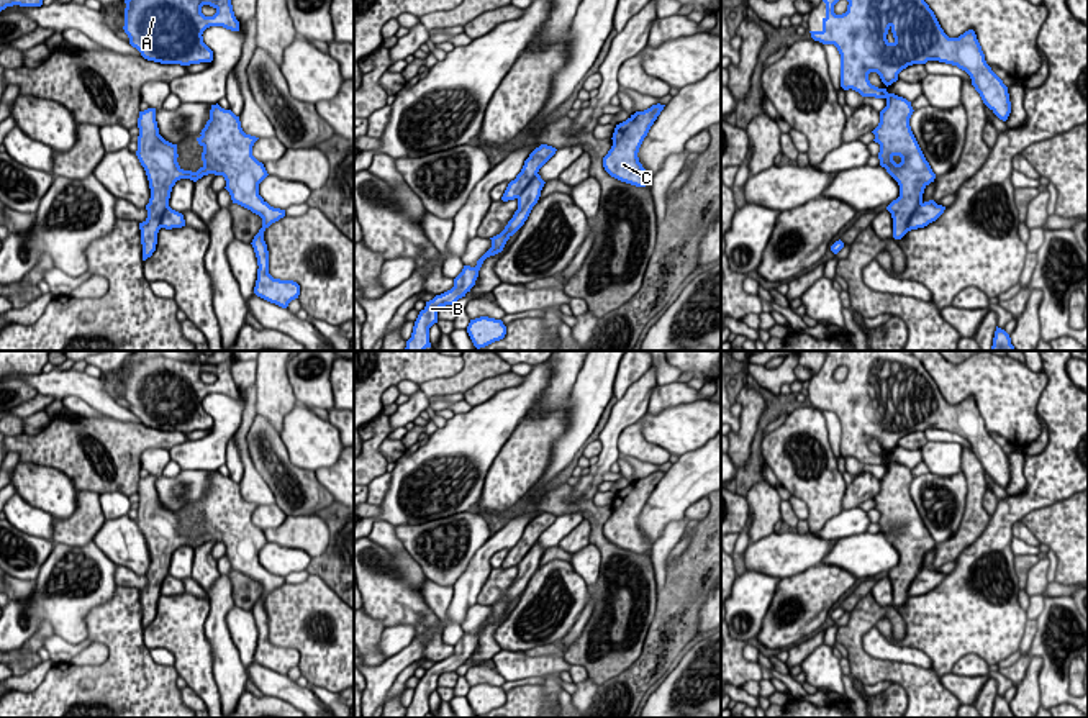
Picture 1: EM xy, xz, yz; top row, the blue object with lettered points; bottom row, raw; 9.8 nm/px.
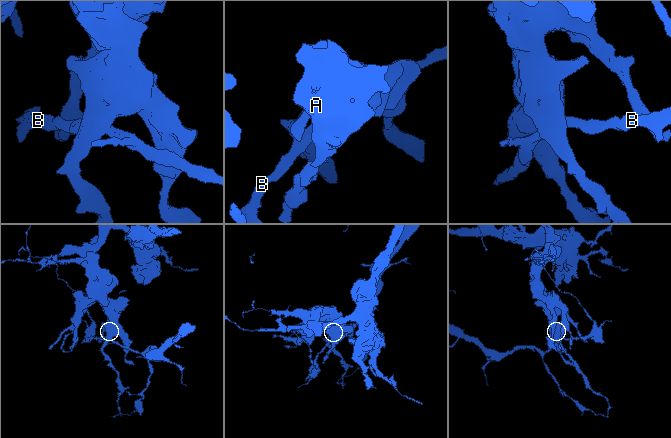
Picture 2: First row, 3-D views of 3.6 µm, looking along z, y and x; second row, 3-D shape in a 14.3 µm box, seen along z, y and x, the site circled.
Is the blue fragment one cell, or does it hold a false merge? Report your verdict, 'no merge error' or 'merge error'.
merge error

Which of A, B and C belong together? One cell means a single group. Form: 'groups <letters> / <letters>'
groups A C / B

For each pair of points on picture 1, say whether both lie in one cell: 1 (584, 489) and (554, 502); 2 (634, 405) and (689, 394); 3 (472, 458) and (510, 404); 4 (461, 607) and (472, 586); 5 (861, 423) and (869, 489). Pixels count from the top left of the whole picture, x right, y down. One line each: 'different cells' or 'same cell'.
1: different cells
2: different cells
3: same cell
4: same cell
5: different cells

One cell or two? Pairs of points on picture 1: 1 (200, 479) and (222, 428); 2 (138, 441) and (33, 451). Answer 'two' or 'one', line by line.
1: two
2: one

